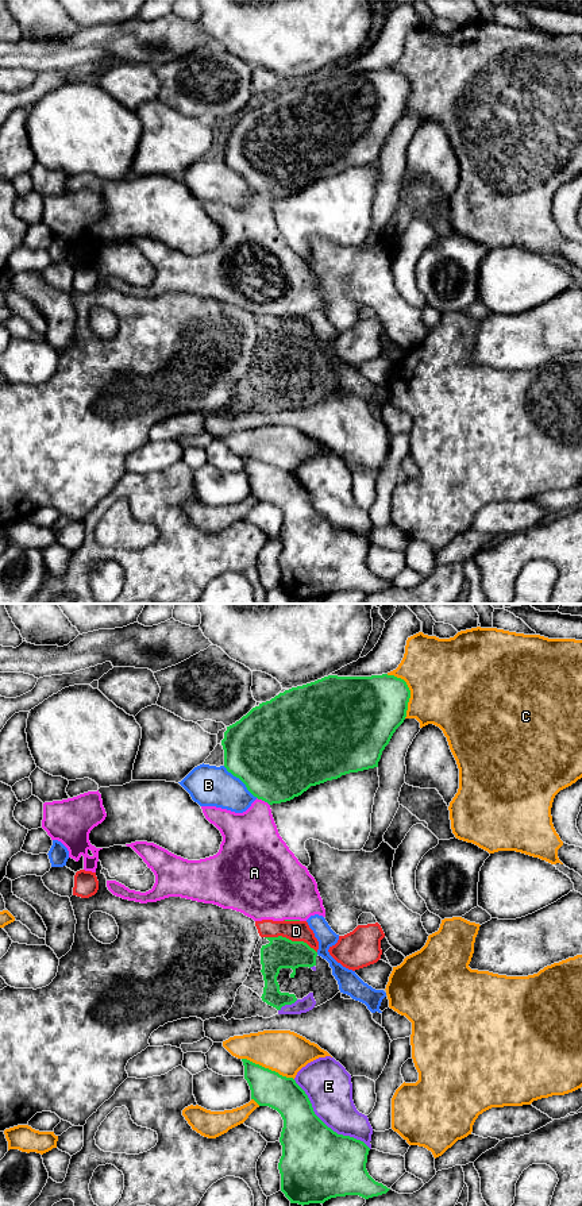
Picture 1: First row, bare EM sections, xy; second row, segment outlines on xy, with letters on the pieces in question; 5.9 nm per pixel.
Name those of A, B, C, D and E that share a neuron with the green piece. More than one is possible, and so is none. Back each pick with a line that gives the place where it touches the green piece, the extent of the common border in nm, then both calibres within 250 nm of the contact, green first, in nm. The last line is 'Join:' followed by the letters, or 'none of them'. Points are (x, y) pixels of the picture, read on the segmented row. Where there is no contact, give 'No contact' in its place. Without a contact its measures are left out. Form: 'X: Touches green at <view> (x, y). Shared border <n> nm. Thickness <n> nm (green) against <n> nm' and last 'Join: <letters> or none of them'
Join: none of them

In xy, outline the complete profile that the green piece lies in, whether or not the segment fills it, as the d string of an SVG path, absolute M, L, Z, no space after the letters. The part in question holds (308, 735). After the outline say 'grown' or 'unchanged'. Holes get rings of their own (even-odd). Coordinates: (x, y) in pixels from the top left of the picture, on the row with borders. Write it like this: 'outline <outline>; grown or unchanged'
outline M388 674L328 675L292 687L227 727L221 740L224 767L258 799L269 805L290 801L311 786L378 767L382 751L406 717L409 698L406 682Z; unchanged

